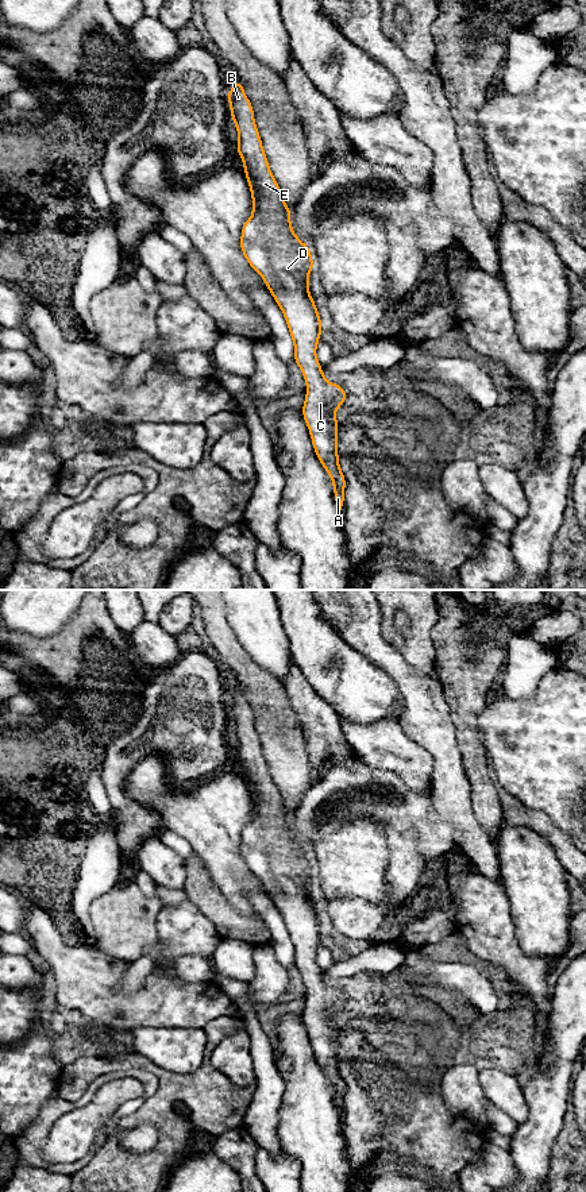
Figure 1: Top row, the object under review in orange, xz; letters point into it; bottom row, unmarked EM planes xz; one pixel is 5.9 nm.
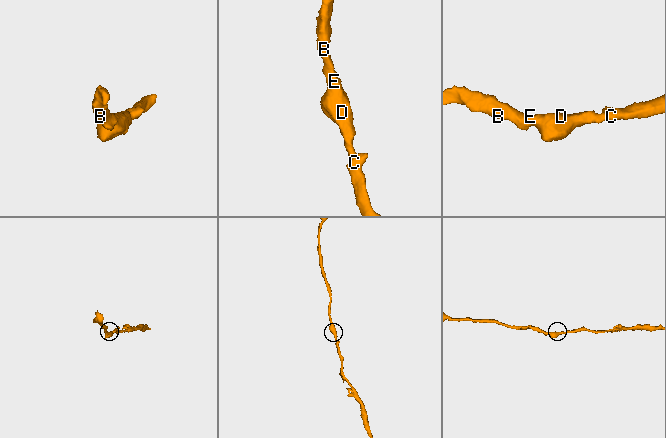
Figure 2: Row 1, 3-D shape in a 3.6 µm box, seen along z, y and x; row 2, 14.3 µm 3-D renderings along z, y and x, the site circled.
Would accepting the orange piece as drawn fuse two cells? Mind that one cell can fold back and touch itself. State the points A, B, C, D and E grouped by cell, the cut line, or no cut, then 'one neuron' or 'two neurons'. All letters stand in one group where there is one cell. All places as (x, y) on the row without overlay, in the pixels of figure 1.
A B C D E | no cut | one neuron

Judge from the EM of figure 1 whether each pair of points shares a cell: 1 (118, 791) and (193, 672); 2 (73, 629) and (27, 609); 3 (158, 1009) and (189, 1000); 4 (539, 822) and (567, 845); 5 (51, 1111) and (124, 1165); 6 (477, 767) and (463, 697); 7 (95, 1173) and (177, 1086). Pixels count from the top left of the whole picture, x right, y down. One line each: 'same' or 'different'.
1: same
2: different
3: same
4: same
5: different
6: same
7: same

